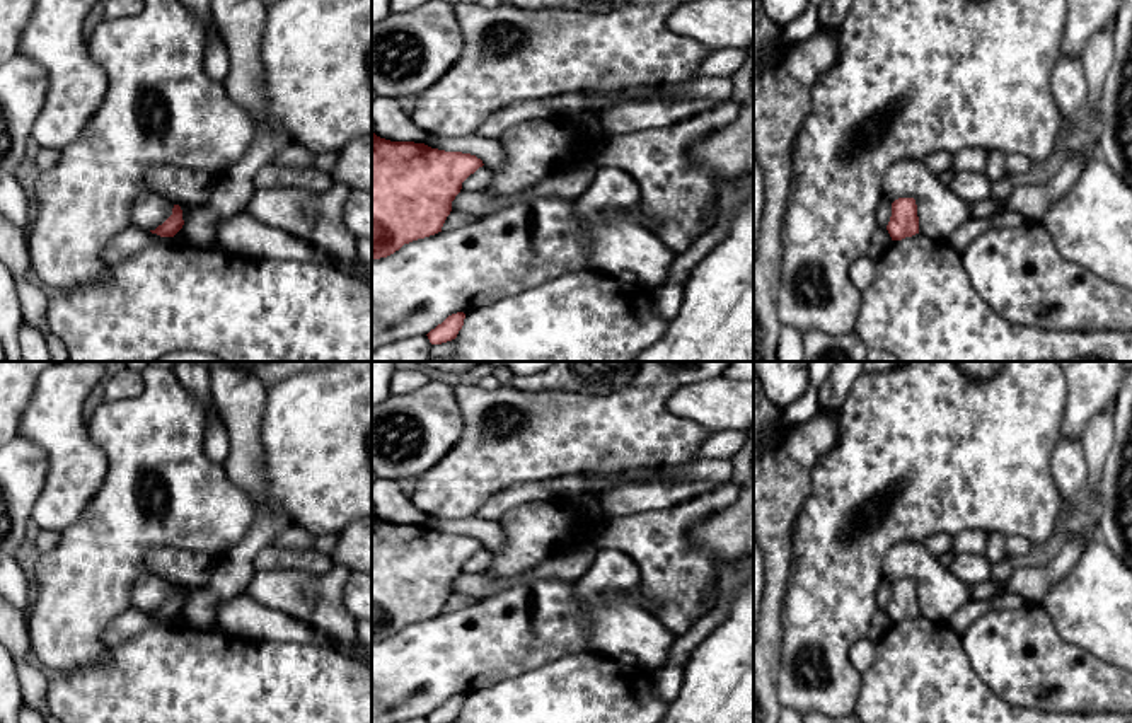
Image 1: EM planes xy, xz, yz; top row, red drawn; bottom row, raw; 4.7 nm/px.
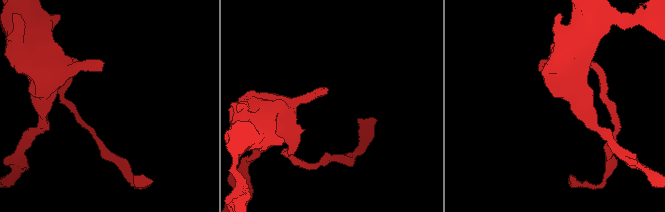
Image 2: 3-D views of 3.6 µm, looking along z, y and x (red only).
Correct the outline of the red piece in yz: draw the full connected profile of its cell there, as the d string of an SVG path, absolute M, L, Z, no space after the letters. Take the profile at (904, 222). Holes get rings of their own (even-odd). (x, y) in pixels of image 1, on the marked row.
M898 198L892 203L892 217L887 230L892 240L902 240L919 234L919 217L914 198Z

